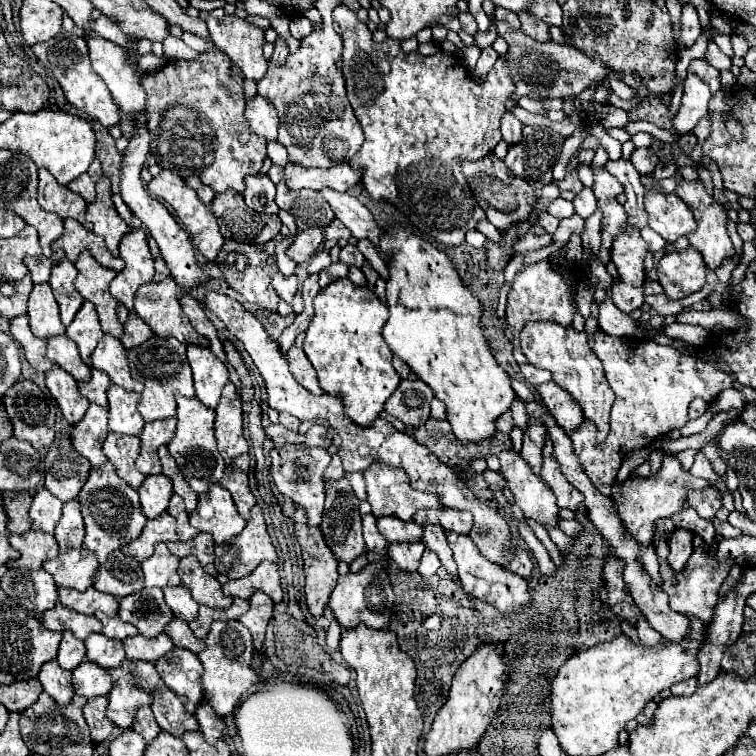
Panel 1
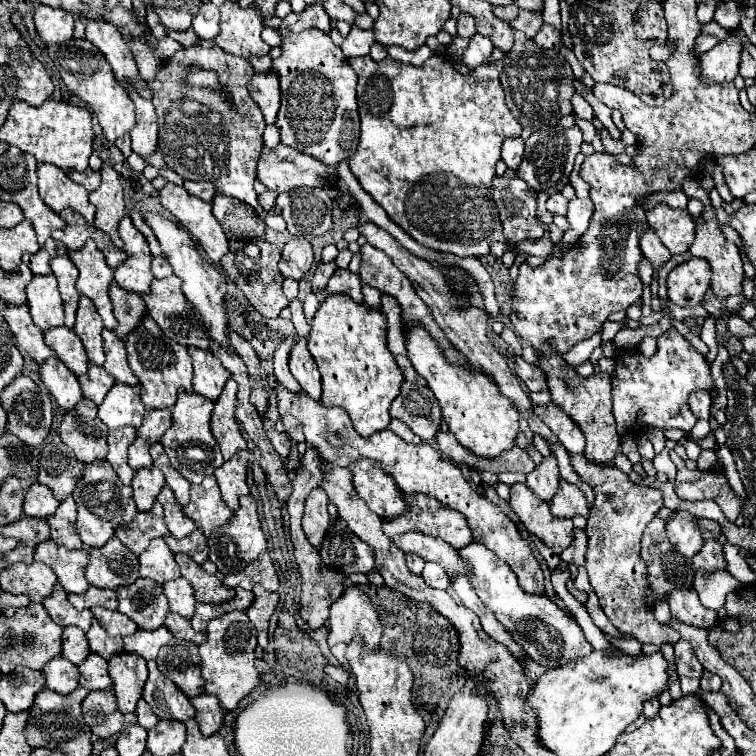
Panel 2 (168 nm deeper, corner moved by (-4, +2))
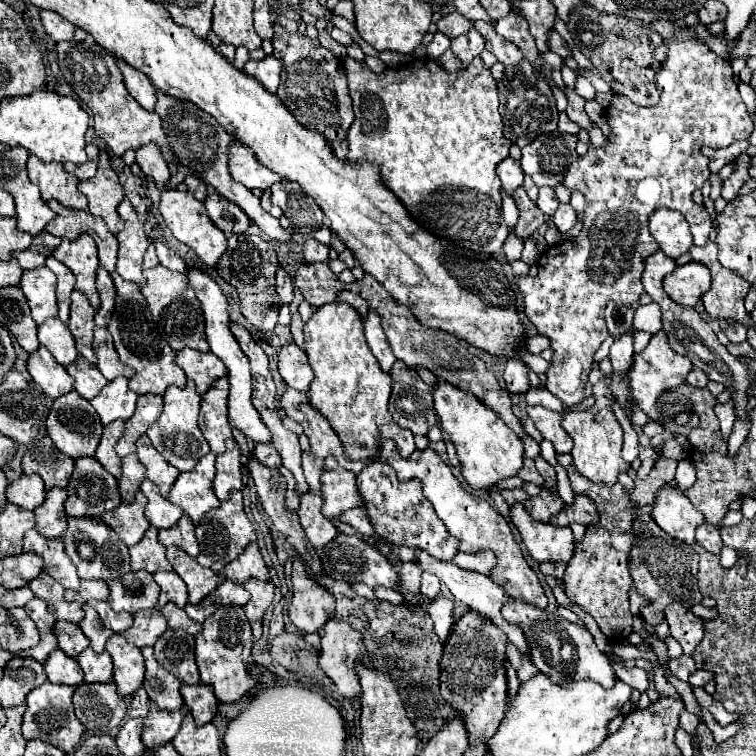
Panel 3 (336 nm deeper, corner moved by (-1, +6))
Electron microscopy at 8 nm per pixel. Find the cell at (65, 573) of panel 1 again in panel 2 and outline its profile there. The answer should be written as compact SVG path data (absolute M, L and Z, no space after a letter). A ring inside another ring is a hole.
M46 540L34 548L34 560L48 564L58 576L60 586L70 594L82 594L90 586L84 578L84 570L88 564L86 550L66 550Z

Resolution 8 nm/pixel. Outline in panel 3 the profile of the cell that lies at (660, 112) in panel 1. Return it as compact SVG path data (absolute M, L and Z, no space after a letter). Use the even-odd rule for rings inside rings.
M667 38L667 42L663 44L667 46L667 60L657 72L657 88L661 92L659 104L641 108L627 96L613 94L611 104L605 110L607 122L613 128L613 134L609 136L611 144L601 148L589 146L589 152L577 158L565 174L563 184L569 190L583 192L585 196L585 216L579 236L569 242L559 242L545 254L541 254L541 258L537 260L537 276L515 276L519 292L523 294L525 316L539 334L551 340L551 348L555 352L553 366L551 370L547 370L545 388L567 406L575 406L585 398L585 384L587 374L593 366L593 354L597 352L601 342L609 337L603 316L607 302L613 300L629 306L643 294L643 260L651 252L657 252L657 242L647 228L649 214L661 206L683 212L683 216L689 220L693 242L697 246L703 246L709 240L711 218L705 206L699 206L691 200L691 194L709 178L709 160L703 154L703 146L727 148L741 138L749 138L749 134L753 132L753 122L747 114L745 104L741 102L731 64L727 60L711 52L711 48L701 40L681 42Z

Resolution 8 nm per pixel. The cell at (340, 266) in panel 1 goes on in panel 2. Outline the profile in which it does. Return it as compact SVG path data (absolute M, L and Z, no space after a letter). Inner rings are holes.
M336 270L326 286L326 294L348 294L354 302L362 304L362 284L358 274L352 274L350 270Z

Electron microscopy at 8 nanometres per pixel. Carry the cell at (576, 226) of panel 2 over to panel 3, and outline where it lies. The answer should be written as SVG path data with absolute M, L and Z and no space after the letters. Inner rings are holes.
M559 204L557 212L553 214L553 220L559 232L567 232L577 224L577 212L573 210L571 204Z

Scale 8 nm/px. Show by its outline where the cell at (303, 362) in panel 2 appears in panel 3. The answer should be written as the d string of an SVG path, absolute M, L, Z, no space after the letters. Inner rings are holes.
M295 342L279 350L279 374L291 388L299 392L309 392L309 384L315 378L305 350L299 348Z

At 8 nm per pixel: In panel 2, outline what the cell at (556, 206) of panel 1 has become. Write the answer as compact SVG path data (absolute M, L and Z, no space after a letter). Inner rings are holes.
M554 194L548 198L548 212L552 214L566 214L566 206L568 206L568 200L562 196L562 194Z

